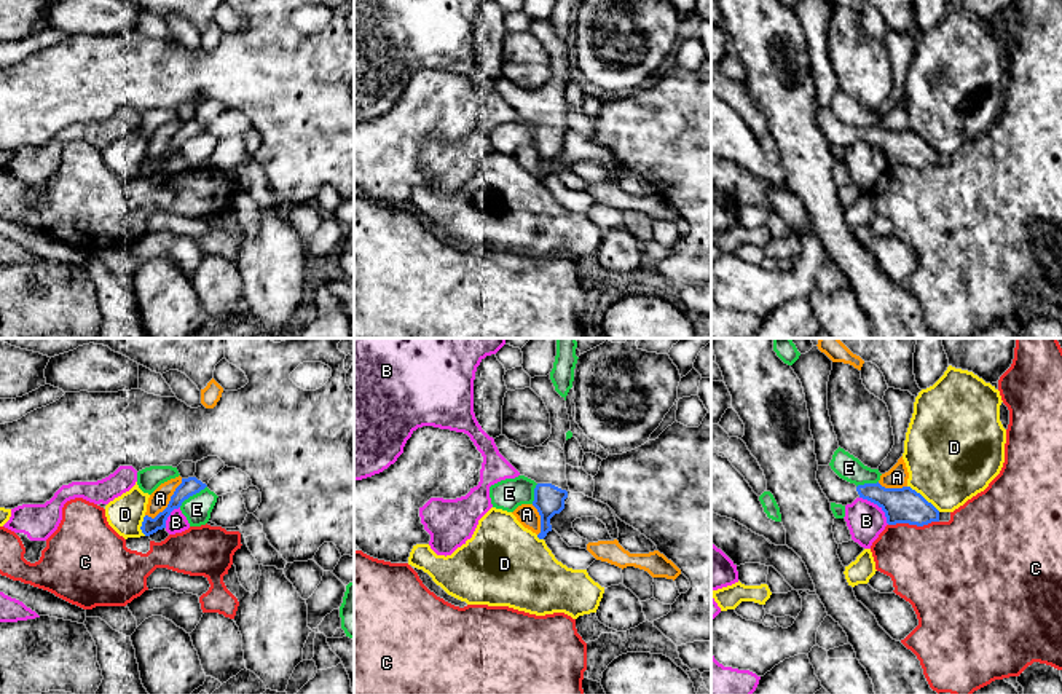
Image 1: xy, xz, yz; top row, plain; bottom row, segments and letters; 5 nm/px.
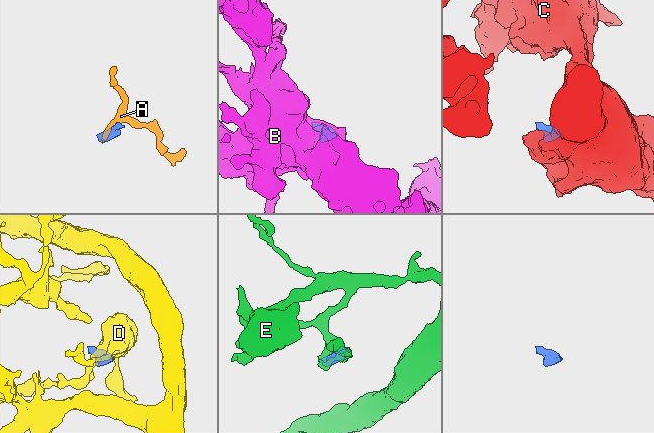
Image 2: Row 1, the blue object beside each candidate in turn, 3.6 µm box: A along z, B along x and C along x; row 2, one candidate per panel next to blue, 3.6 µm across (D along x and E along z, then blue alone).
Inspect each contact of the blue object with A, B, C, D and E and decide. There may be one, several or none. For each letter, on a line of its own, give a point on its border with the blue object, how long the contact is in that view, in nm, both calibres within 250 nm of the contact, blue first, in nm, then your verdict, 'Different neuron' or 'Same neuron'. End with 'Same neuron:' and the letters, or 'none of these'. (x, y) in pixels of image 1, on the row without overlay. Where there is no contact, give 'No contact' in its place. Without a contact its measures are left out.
A: Touches blue at xy (169, 145). Shared border 260 nm. Thickness 90 nm (blue) against 100 nm. Different neuron
B: Touches blue at yz (877, 147). Shared border 200 nm. Thickness 180 nm (blue) against 190 nm. Different neuron
C: Touches blue at yz (912, 166). Shared border 260 nm. Thickness 180 nm (blue) against 440 nm. Different neuron
D: Touches blue at yz (922, 139). Shared border 220 nm. Thickness 180 nm (blue) against 460 nm. Different neuron
E: Touches blue at xy (192, 138). Shared border 180 nm. Thickness 90 nm (blue) against 140 nm. Different neuron
Same neuron: none of these

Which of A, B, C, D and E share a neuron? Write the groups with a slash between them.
A / B / C / D / E

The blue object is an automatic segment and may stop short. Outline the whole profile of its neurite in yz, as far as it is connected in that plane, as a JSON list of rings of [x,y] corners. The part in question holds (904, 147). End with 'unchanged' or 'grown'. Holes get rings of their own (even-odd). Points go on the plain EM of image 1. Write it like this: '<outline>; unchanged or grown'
[[[818,108],[816,123],[829,145],[847,148],[856,140],[867,142],[885,155],[888,168],[939,164],[939,153],[911,129],[885,131],[879,124],[856,129],[840,121],[831,108]]]; grown

